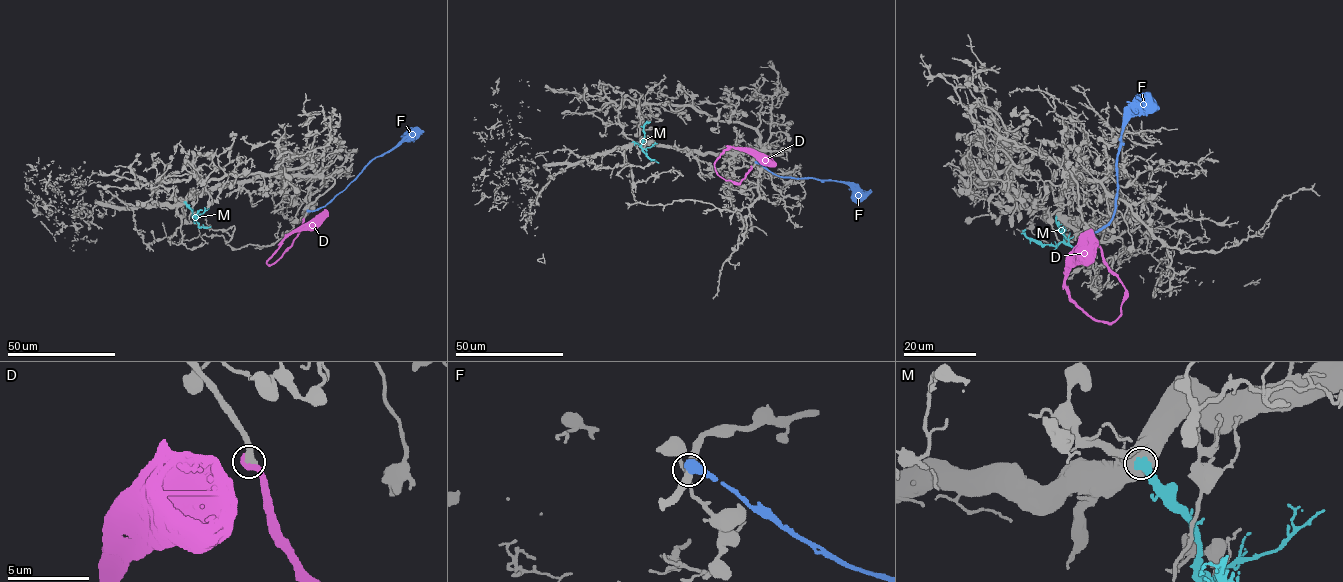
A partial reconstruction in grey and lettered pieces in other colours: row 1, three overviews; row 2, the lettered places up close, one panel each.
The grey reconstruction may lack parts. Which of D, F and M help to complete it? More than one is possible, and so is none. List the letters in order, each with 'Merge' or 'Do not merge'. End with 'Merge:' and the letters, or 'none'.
D: Merge
F: Do not merge
M: Do not merge
Merge: D

